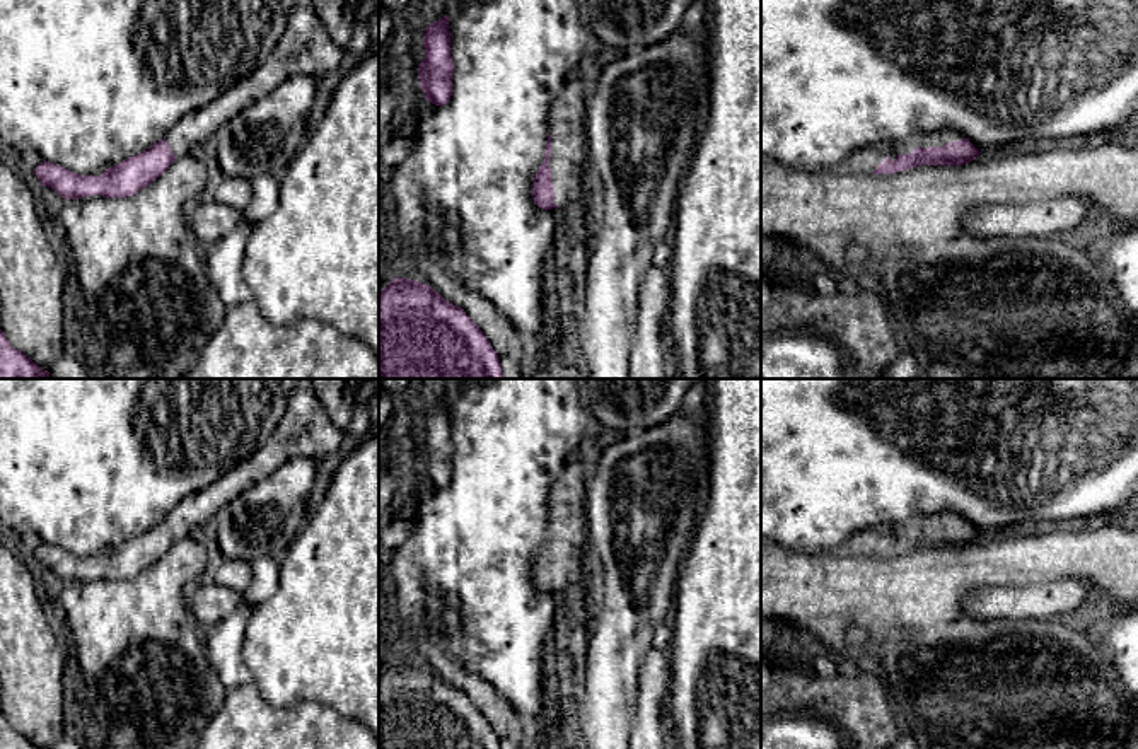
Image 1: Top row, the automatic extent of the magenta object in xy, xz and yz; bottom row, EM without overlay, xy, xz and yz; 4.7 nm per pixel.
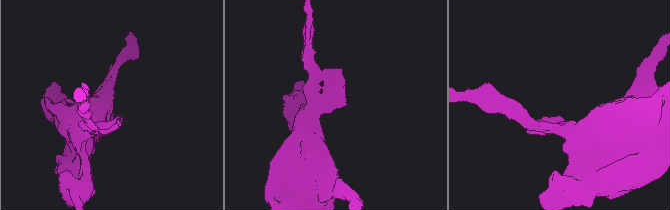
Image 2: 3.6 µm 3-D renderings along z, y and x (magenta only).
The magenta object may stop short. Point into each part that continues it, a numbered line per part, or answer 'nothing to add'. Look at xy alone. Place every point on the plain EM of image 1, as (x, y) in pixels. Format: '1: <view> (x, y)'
1: xy (306, 430)

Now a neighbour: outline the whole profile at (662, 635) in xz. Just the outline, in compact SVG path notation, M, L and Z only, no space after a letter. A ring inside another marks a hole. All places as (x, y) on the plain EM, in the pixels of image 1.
M667 619L655 628L652 647L667 652L671 640L672 640L672 626L671 619Z

